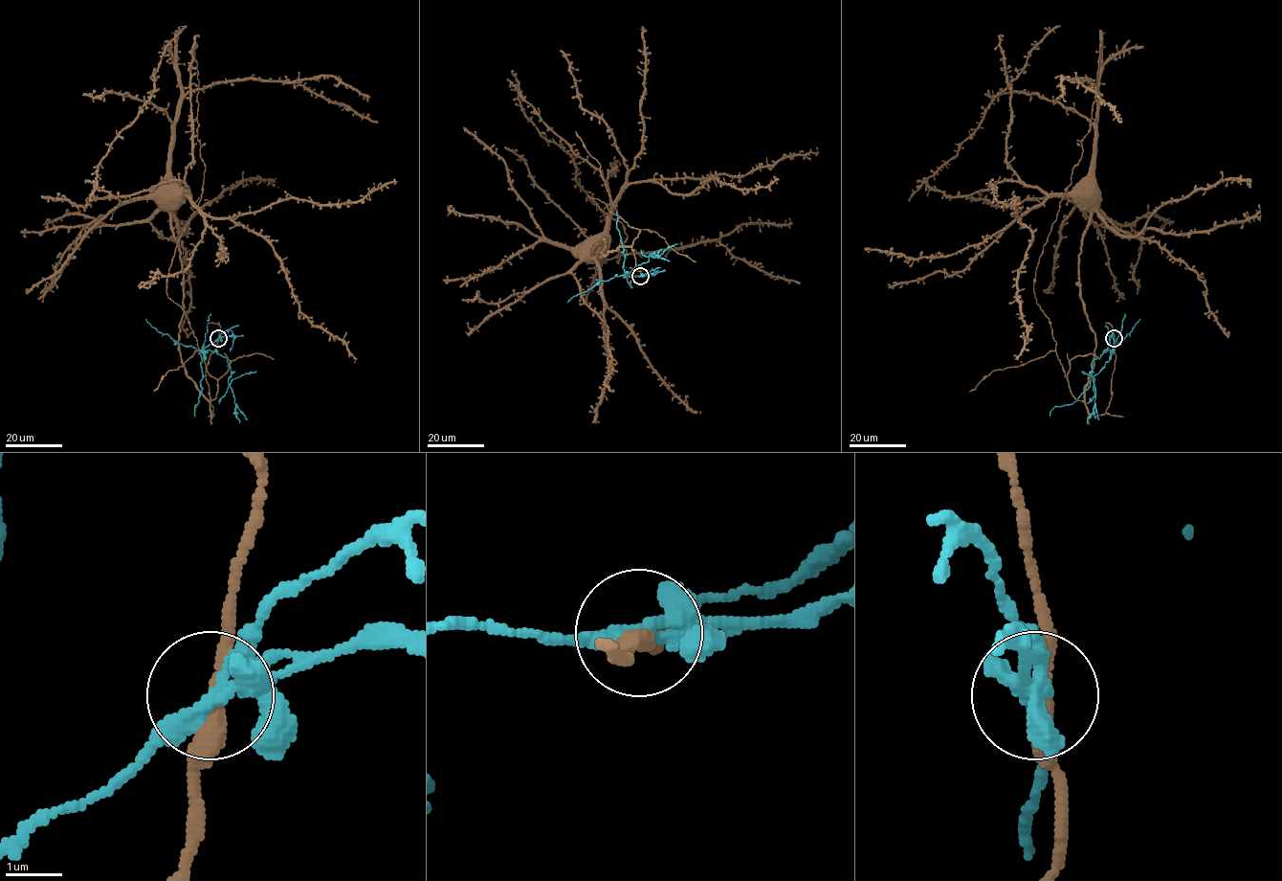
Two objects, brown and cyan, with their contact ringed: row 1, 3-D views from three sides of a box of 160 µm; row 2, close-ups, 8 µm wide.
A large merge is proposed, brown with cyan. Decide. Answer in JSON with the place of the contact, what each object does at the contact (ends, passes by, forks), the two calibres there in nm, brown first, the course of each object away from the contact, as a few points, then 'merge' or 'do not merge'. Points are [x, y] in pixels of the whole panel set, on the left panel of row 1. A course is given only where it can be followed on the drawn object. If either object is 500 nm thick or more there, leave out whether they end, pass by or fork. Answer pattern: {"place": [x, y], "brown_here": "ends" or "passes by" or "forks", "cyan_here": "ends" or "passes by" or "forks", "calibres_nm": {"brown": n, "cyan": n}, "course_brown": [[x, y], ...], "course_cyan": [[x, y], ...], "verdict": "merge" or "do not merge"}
{"place": [218, 338], "brown_here": "passes by", "cyan_here": "forks", "calibres_nm": {"brown": 240, "cyan": 280}, "course_brown": [[218, 338], [213, 416], [178, 345], [171, 213], [187, 188], [95, 184], [178, 26]], "course_cyan": [[218, 338], [203, 350], [214, 350], [227, 358], [231, 376], [228, 384], [239, 422]], "verdict": "do not merge"}

